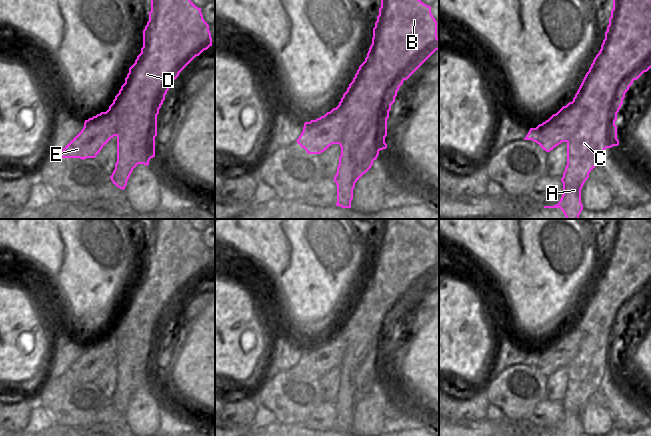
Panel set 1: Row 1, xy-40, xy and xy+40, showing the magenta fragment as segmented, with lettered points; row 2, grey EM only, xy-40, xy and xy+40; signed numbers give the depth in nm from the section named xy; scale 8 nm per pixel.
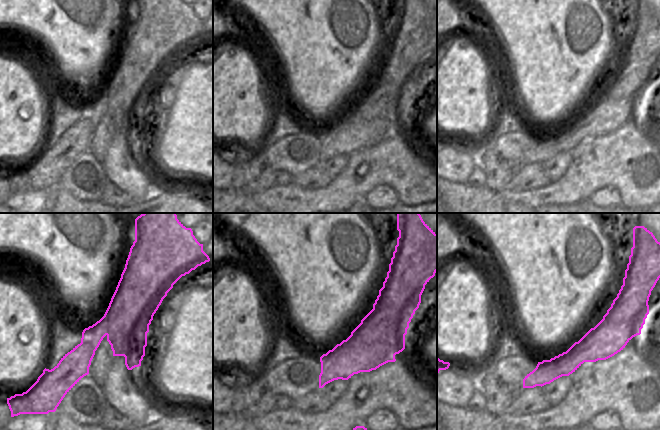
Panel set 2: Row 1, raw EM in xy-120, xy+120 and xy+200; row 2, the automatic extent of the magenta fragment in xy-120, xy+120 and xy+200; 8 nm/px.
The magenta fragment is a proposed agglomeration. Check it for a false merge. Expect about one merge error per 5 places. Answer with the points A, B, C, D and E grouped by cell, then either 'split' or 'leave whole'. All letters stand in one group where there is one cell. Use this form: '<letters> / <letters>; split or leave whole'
A B C D / E; split

